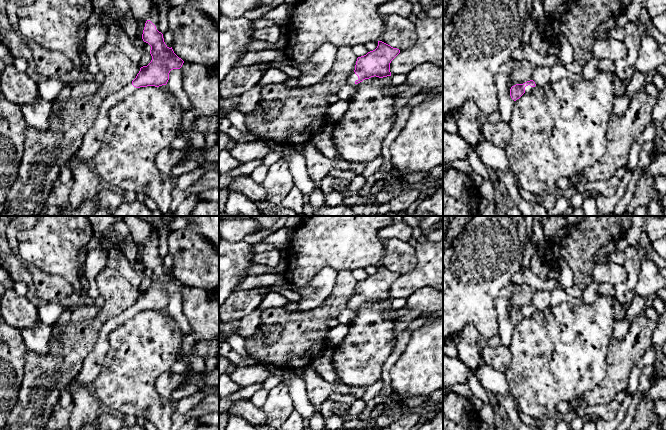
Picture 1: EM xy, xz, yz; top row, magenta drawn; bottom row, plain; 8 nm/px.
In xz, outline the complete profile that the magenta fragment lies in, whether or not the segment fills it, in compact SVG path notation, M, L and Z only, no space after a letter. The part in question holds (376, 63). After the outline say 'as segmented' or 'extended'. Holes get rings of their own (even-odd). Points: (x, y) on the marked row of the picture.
M378 41L375 50L357 58L355 70L347 79L347 85L355 86L374 76L379 78L391 76L390 63L399 53L399 49Z | extended

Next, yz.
M533 80L527 81L523 84L516 84L510 89L511 98L516 101L519 99L524 93L531 93L535 88L536 84Z | extended

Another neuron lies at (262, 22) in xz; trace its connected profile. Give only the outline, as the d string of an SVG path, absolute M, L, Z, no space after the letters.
M260 17L256 20L251 21L251 27L254 30L265 28L268 26L273 26L273 25L275 25L274 22L270 19L265 18L265 17Z

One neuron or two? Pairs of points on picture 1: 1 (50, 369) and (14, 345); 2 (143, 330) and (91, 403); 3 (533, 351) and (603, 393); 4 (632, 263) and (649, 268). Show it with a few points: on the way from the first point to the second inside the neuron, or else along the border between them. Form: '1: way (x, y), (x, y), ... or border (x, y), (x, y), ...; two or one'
1: border (28, 350), (25, 356), (24, 373), (22, 376); two
2: border (92, 391), (102, 406); two
3: border (607, 367), (604, 379), (581, 397); two
4: border (643, 258), (640, 264), (639, 279), (634, 288); two

